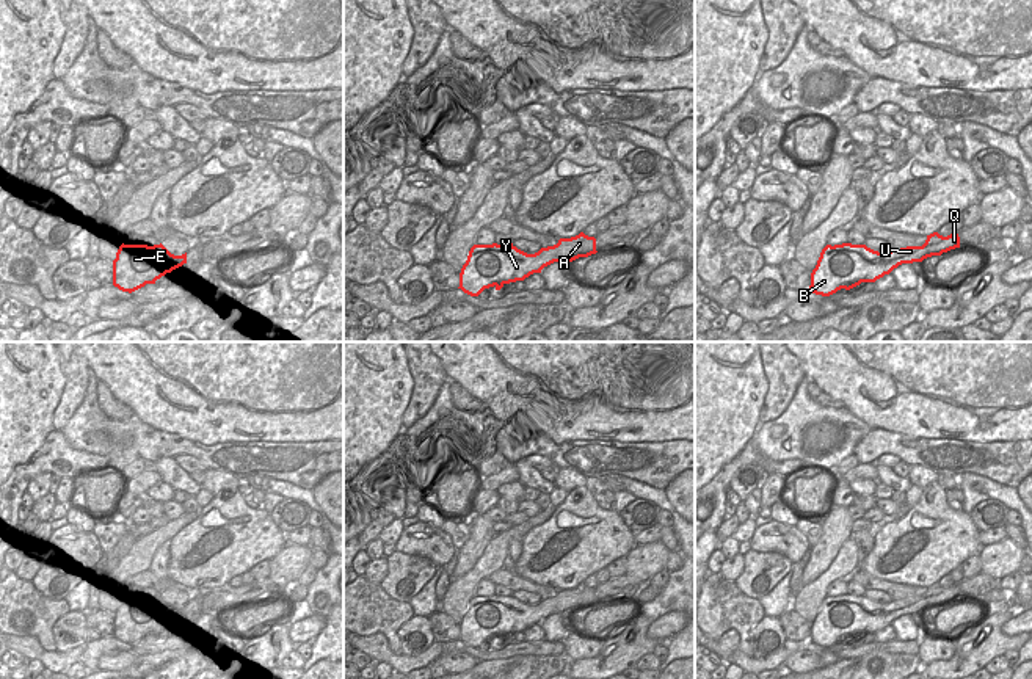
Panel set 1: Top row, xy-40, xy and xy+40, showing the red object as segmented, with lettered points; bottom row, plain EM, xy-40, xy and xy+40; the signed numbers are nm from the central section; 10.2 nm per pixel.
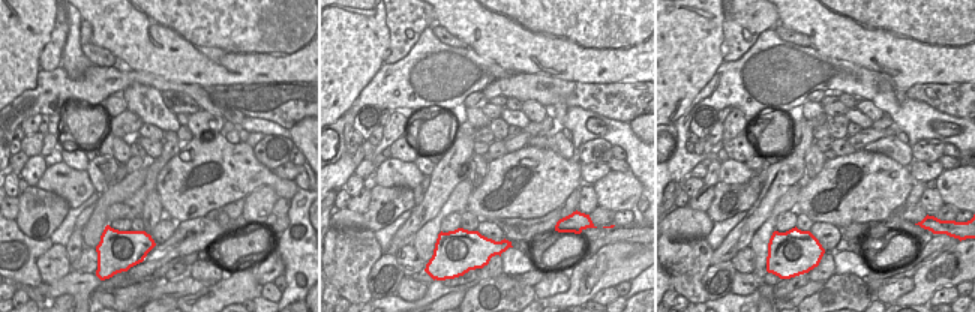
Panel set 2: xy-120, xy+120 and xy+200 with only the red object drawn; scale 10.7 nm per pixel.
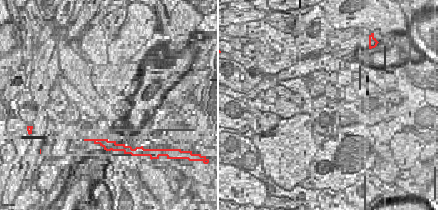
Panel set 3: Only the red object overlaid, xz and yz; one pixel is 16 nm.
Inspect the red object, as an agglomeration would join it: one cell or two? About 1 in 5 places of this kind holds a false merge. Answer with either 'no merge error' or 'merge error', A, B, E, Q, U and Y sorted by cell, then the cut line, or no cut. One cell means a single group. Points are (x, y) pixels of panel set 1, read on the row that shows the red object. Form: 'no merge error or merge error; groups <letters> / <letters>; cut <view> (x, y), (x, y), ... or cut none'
no merge error; groups A B E Q U Y; cut none

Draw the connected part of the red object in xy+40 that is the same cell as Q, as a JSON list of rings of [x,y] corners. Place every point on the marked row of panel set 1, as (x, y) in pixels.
[[[933,232],[927,235],[922,246],[907,246],[888,252],[874,251],[866,245],[827,245],[811,273],[809,290],[830,296],[841,289],[850,290],[861,282],[875,282],[902,263],[922,262],[955,248],[960,248],[957,232],[947,237]]]

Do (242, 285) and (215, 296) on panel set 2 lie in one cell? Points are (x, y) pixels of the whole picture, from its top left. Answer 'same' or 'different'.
same

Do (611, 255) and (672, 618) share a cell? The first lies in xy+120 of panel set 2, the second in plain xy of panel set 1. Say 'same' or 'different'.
different

